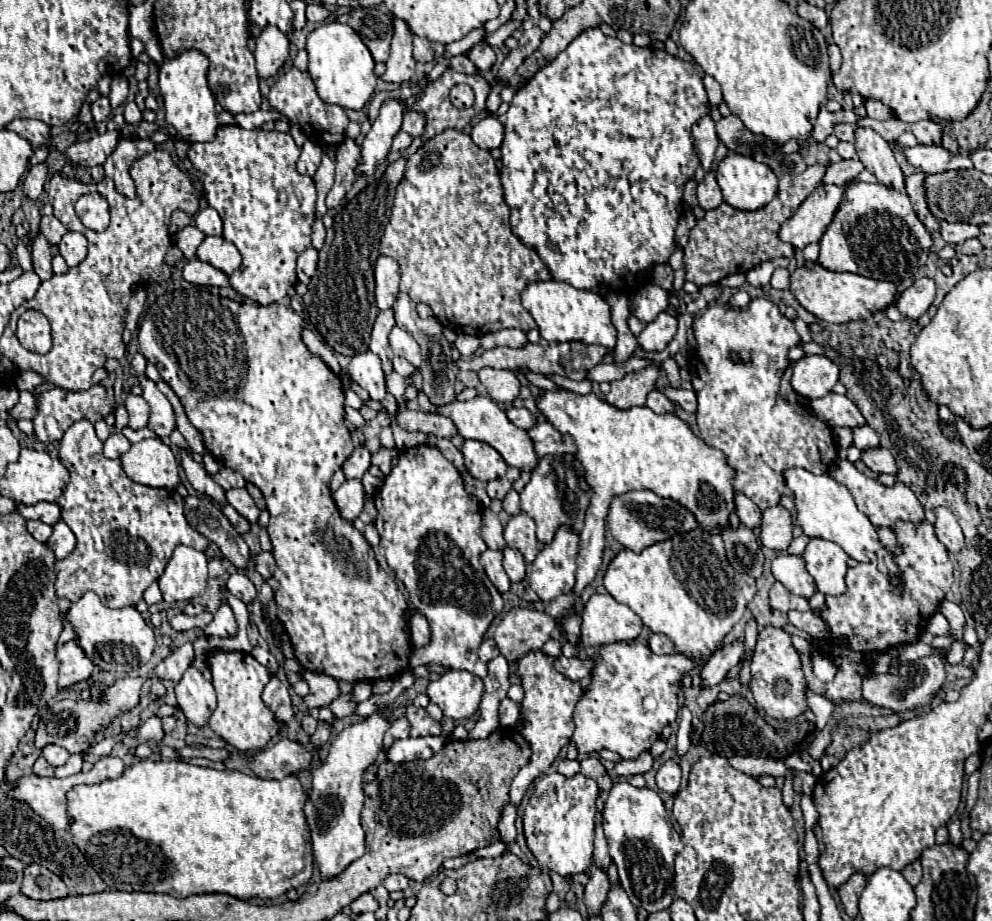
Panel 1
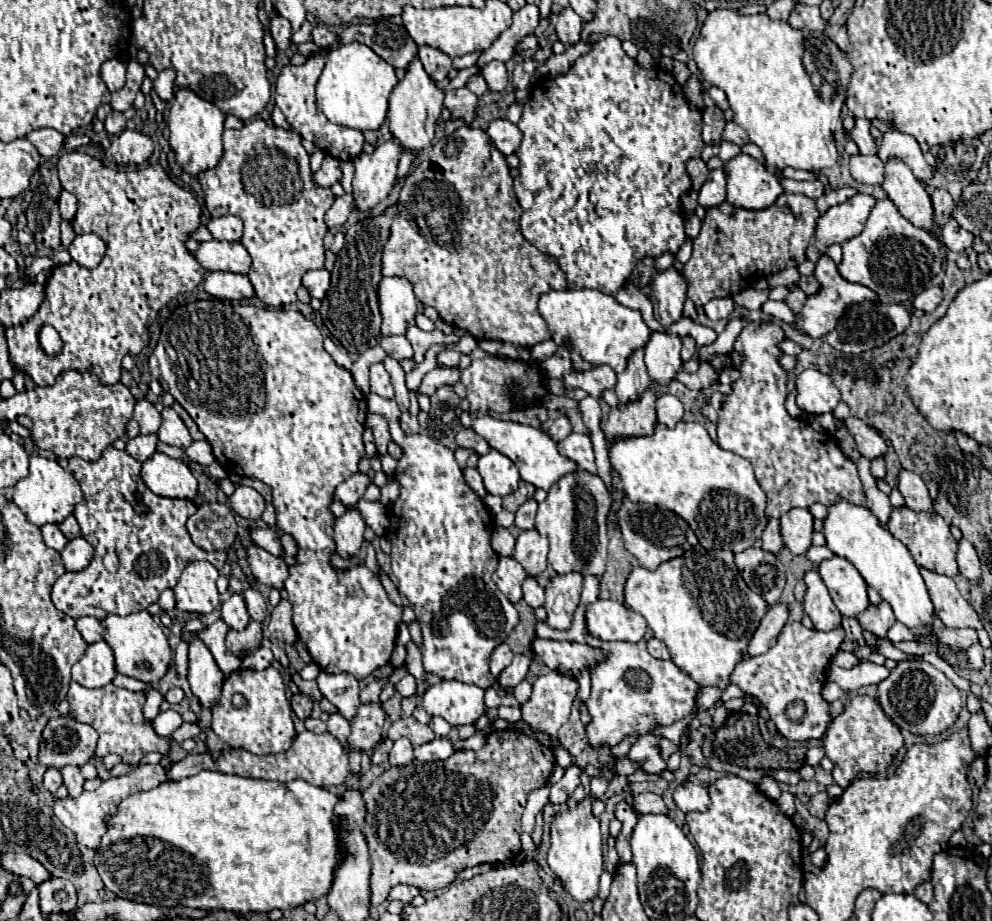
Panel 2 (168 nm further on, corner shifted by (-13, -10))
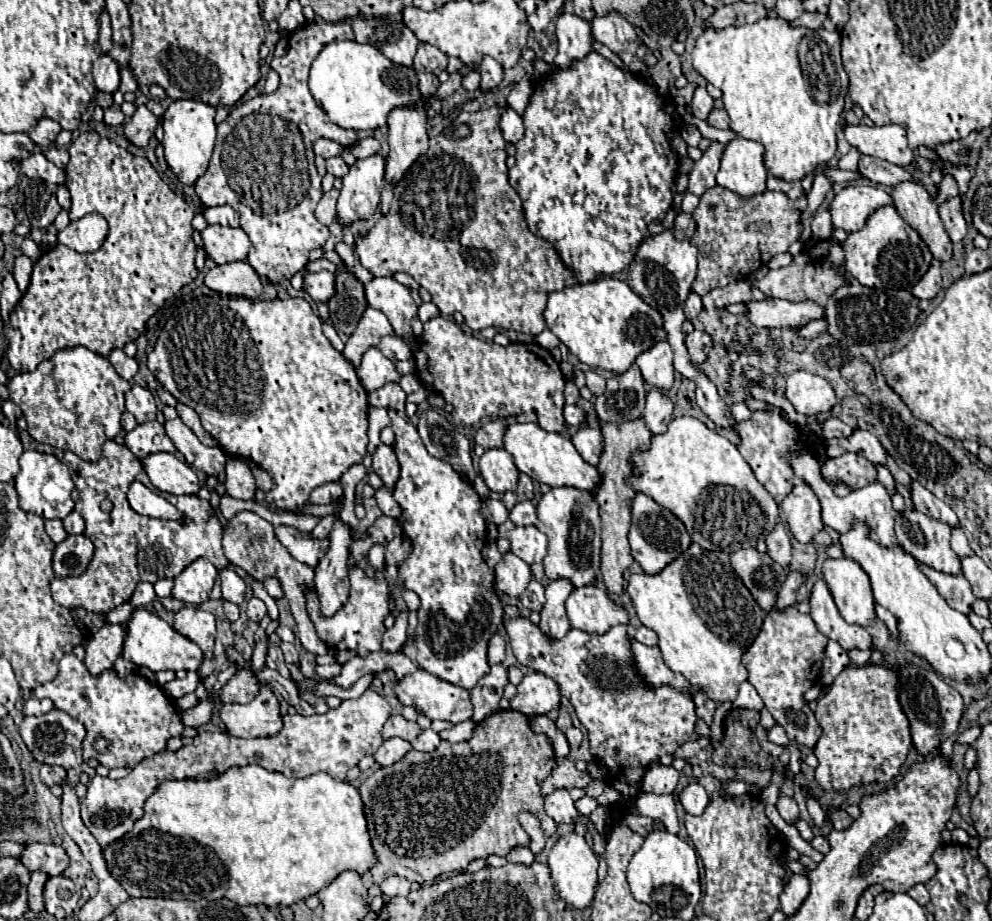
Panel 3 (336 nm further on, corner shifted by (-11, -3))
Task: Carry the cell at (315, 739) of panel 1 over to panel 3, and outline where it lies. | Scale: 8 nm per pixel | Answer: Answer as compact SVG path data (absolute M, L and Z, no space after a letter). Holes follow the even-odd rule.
M365 690L359 698L343 700L339 708L329 710L323 716L285 714L283 730L273 738L243 740L221 732L197 734L191 744L181 746L177 752L163 750L151 758L145 758L125 778L111 780L95 776L87 788L87 794L79 800L81 818L85 820L89 832L93 832L95 840L101 846L107 846L133 828L135 820L143 816L145 800L165 780L181 780L181 778L207 780L225 772L229 766L247 766L247 764L259 764L265 770L281 772L287 778L305 778L317 772L325 772L333 780L345 780L345 774L351 766L357 766L357 762L365 754L375 754L377 748L383 744L381 730L389 714L391 714L389 702L373 690Z

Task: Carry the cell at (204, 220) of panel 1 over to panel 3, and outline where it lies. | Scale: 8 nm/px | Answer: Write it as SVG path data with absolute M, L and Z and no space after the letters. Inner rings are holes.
M215 206L215 208L205 208L203 216L209 224L221 224L221 226L239 226L239 214L231 206Z

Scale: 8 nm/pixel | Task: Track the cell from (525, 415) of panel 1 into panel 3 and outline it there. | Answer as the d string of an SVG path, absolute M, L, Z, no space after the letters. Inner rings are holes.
M565 406L563 416L565 416L565 424L569 426L581 426L585 422L585 412L577 406Z

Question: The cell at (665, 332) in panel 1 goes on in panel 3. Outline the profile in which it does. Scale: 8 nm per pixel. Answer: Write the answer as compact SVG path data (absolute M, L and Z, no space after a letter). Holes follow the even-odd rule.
M659 340L653 348L641 352L635 364L639 366L647 384L669 390L673 386L673 350L667 340Z

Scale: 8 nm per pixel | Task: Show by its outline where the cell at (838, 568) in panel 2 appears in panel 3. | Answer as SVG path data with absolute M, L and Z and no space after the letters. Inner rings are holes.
M827 558L823 562L823 578L831 596L849 624L871 626L875 620L875 600L871 594L869 576L851 558Z

